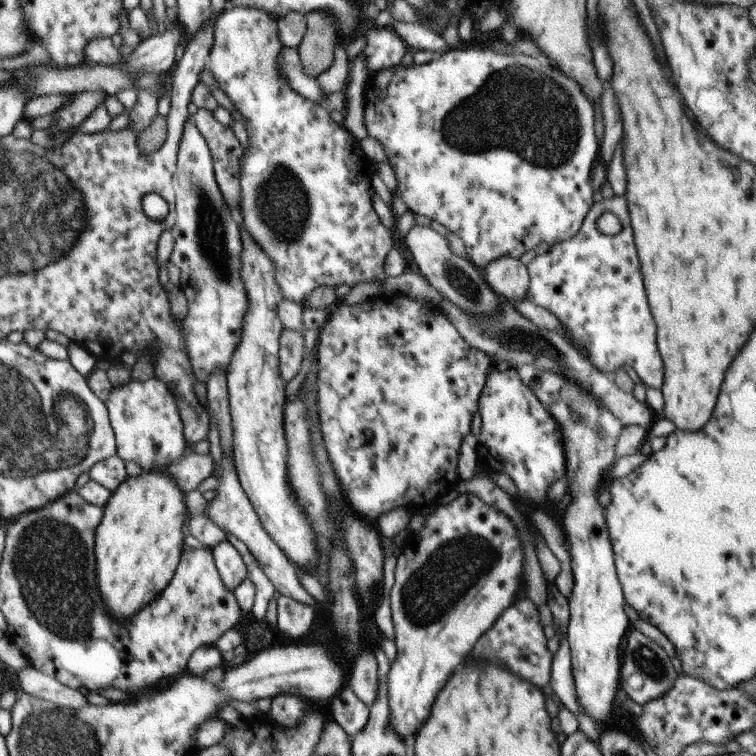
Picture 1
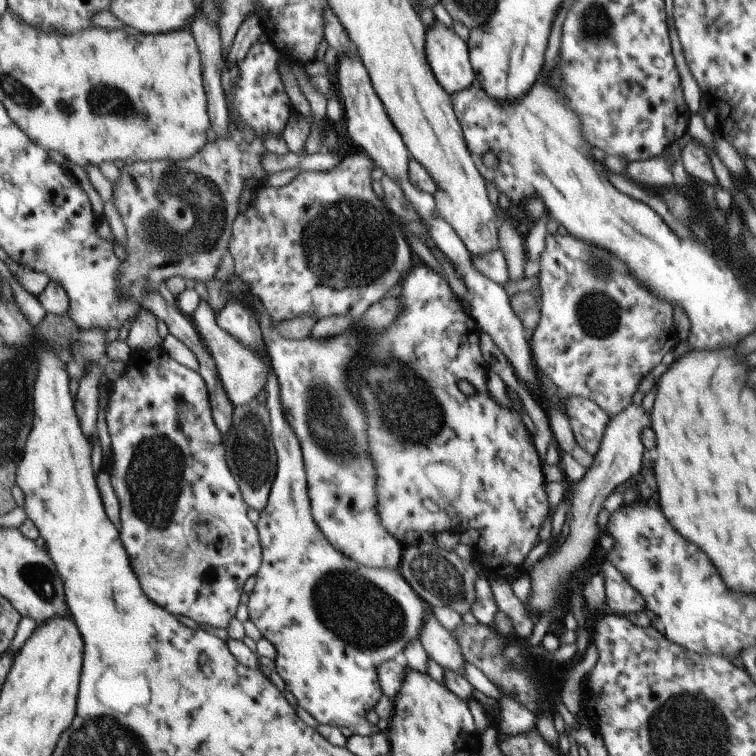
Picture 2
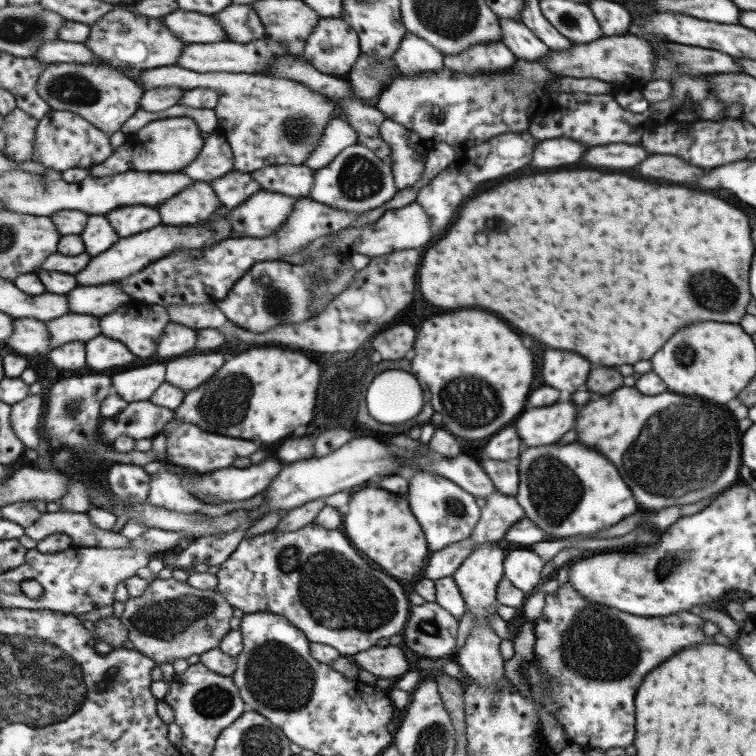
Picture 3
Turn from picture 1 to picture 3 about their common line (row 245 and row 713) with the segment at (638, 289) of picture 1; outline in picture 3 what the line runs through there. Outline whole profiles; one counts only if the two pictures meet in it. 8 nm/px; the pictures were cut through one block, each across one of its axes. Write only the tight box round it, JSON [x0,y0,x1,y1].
[533,582,705,751]

